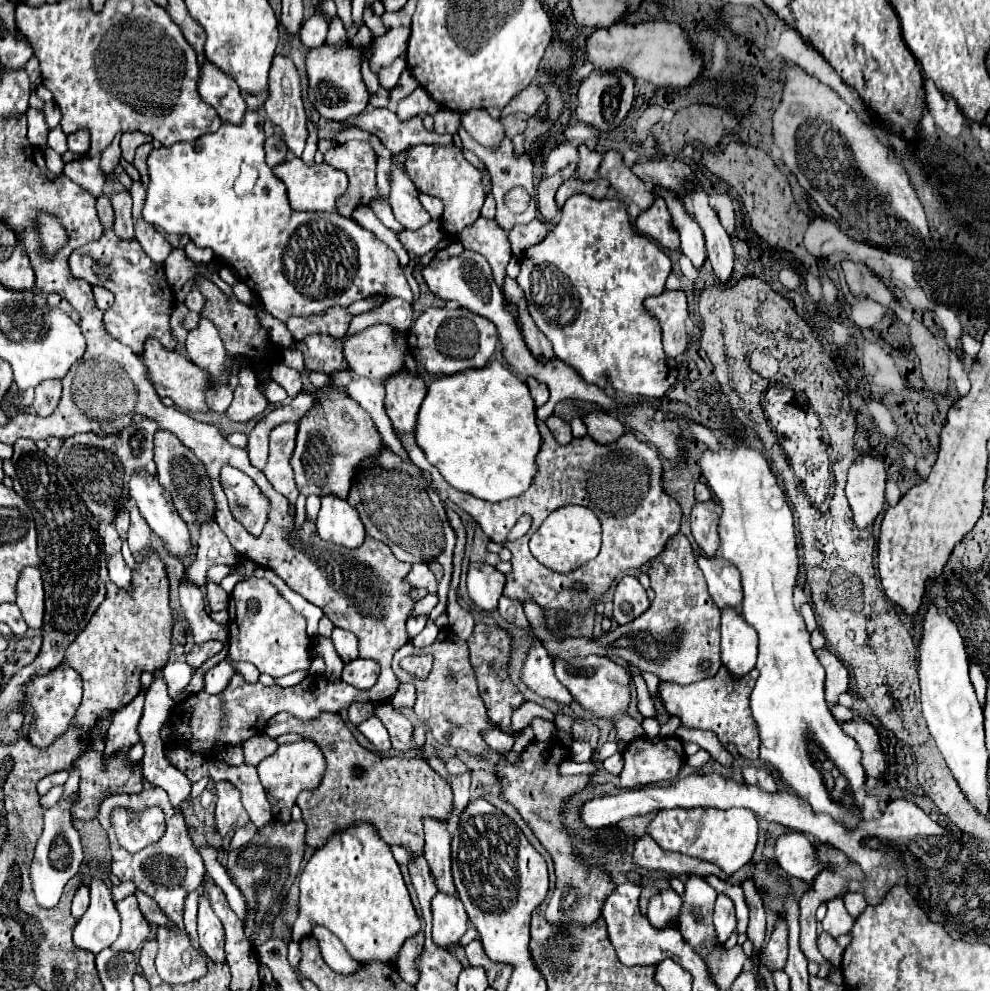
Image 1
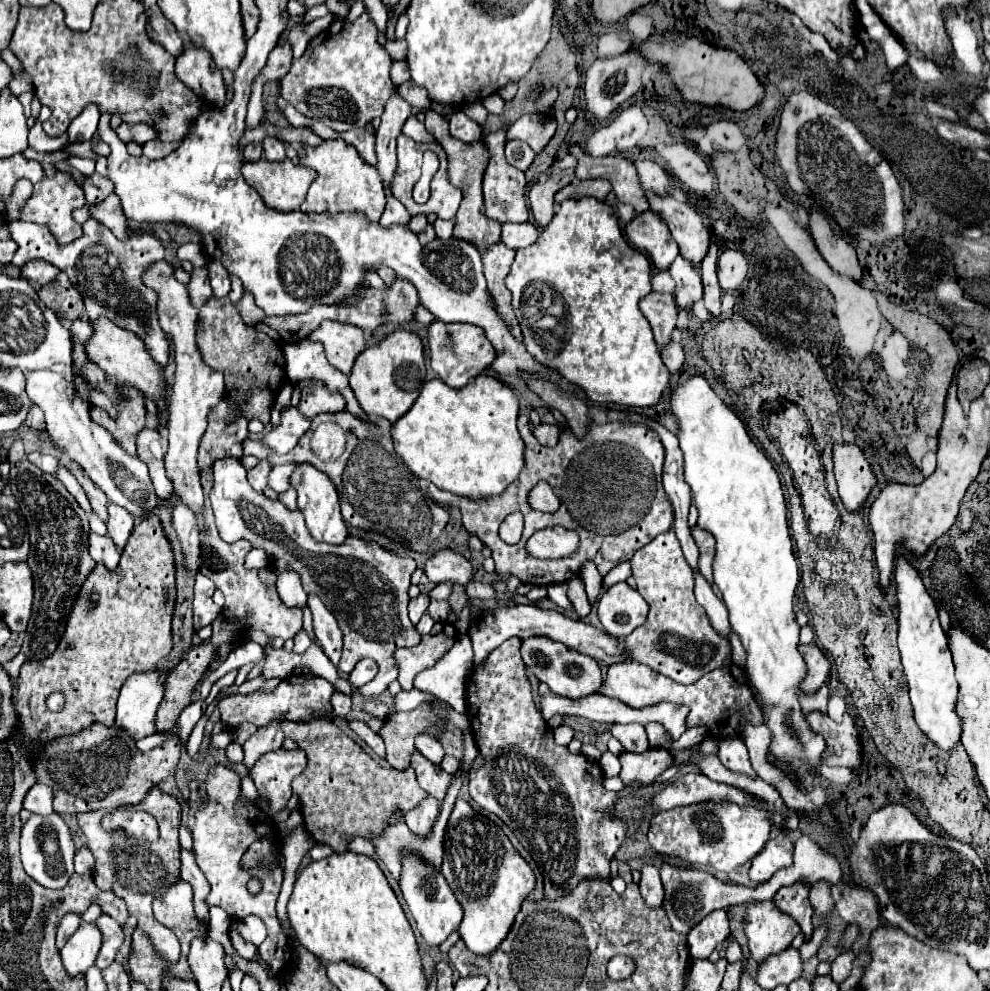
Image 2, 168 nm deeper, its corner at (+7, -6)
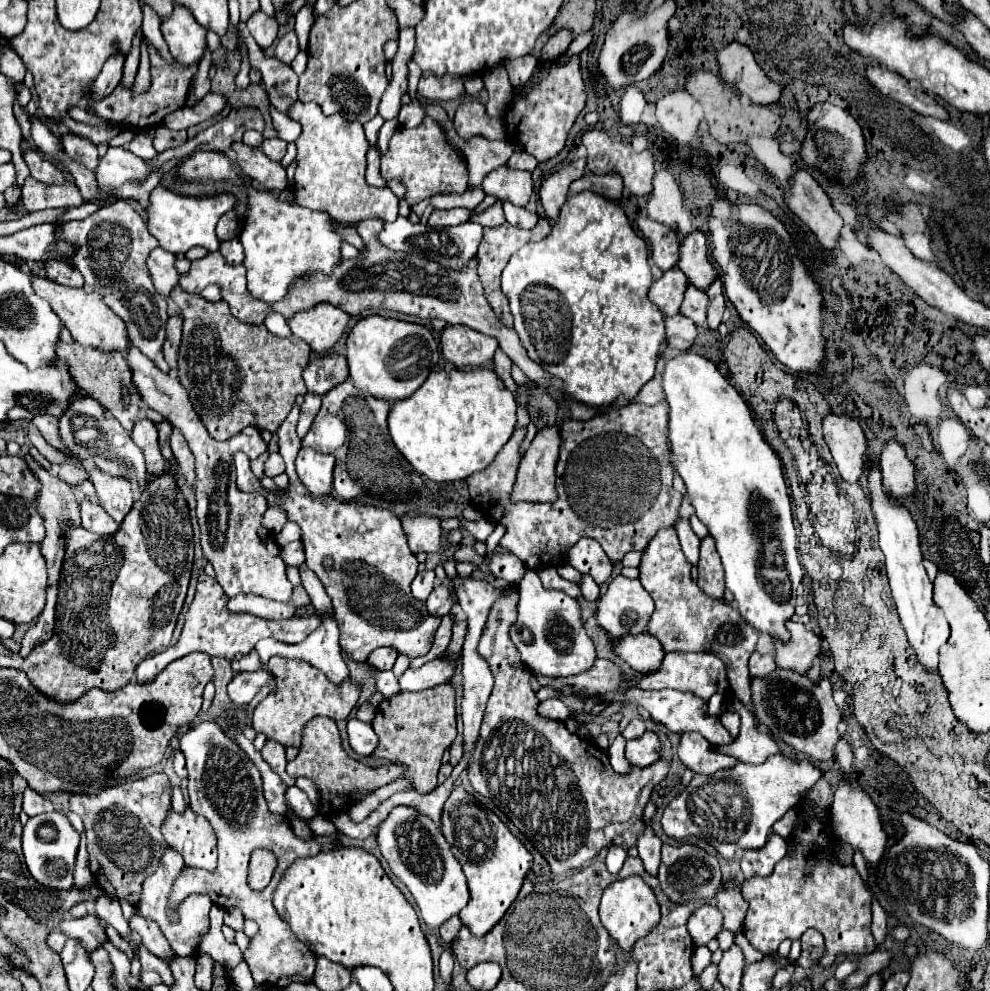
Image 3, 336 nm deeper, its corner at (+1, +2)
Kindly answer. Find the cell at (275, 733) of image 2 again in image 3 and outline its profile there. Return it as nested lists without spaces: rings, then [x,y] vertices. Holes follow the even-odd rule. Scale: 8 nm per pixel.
[[[270,658],[266,668],[276,676],[276,692],[268,694],[254,710],[252,728],[258,734],[264,734],[268,740],[276,740],[282,746],[300,746],[302,726],[306,720],[314,716],[328,716],[332,720],[346,720],[352,708],[358,702],[360,686],[356,682],[346,682],[346,686],[334,686],[328,678],[314,670],[314,666],[306,666],[304,662],[294,662],[288,658]]]

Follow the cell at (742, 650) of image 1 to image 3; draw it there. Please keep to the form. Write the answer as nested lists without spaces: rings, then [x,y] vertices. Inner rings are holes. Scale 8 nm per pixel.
[[[688,518],[678,520],[678,522],[676,522],[676,530],[678,530],[680,546],[682,546],[688,562],[690,562],[692,566],[698,566],[698,546],[700,546],[700,538],[692,532]]]

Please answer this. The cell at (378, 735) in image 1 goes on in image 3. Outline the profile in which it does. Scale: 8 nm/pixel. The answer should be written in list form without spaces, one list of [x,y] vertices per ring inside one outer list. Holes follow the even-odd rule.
[[[358,718],[348,720],[348,736],[350,744],[358,754],[372,754],[378,746],[378,736],[374,728],[366,722],[360,722]]]

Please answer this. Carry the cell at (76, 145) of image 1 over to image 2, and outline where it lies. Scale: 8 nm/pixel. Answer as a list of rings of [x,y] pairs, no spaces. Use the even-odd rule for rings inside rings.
[[[86,106],[78,118],[74,118],[74,122],[68,128],[68,136],[70,142],[84,142],[84,140],[92,140],[96,126],[98,126],[98,118],[100,118],[100,110],[98,106]]]

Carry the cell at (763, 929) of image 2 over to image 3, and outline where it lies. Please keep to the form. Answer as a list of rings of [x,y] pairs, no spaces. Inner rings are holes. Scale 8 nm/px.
[[[818,780],[814,784],[814,788],[806,794],[806,802],[802,802],[798,806],[798,824],[792,832],[790,840],[790,850],[794,848],[794,858],[786,856],[782,862],[778,862],[778,866],[774,868],[774,872],[766,878],[752,878],[746,880],[742,886],[742,896],[746,898],[746,902],[750,904],[746,920],[744,920],[744,936],[748,938],[748,942],[760,950],[762,954],[766,952],[774,952],[782,940],[790,938],[790,940],[798,940],[808,928],[816,928],[818,932],[824,934],[826,938],[826,954],[822,956],[820,964],[822,966],[830,966],[838,954],[868,954],[876,948],[876,942],[872,938],[870,932],[870,924],[872,924],[872,910],[870,910],[870,892],[866,890],[860,874],[856,872],[854,866],[840,866],[834,860],[834,840],[832,834],[828,832],[826,824],[816,820],[812,816],[812,802],[820,804],[822,808],[830,808],[832,802],[832,788],[828,786],[826,780]]]

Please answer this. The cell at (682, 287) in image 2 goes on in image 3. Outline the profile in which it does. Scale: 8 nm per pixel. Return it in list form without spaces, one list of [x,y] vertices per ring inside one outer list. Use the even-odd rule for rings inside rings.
[[[688,282],[680,314],[694,320],[694,324],[698,324],[698,326],[706,326],[706,306],[708,306],[706,292],[696,288],[692,282]]]

